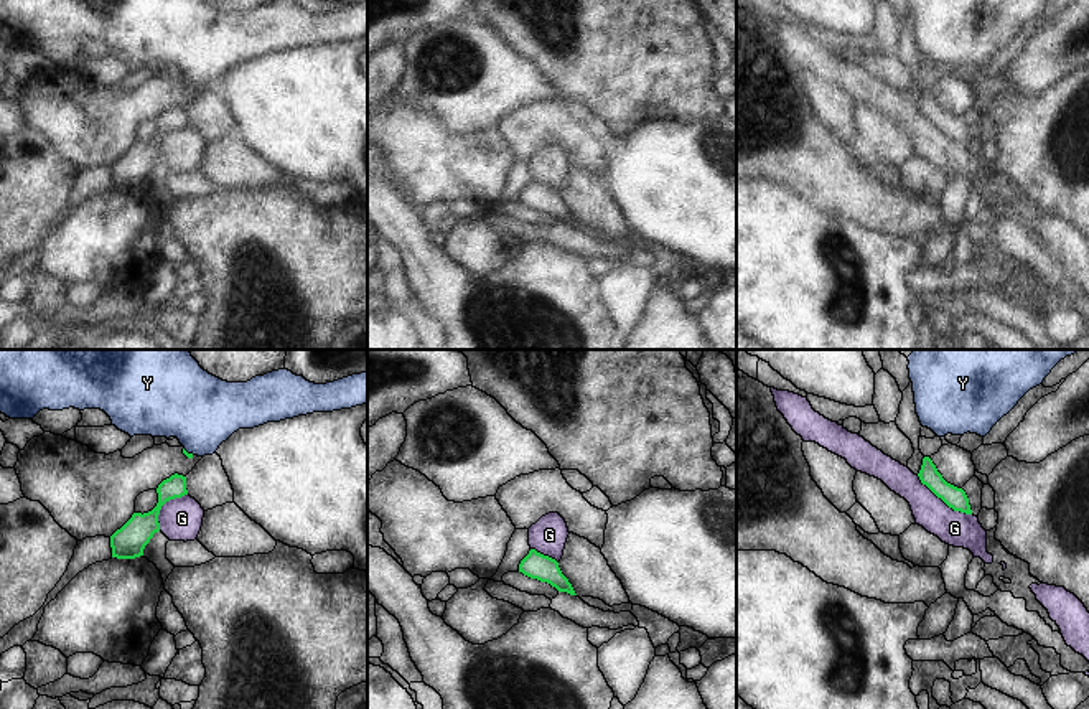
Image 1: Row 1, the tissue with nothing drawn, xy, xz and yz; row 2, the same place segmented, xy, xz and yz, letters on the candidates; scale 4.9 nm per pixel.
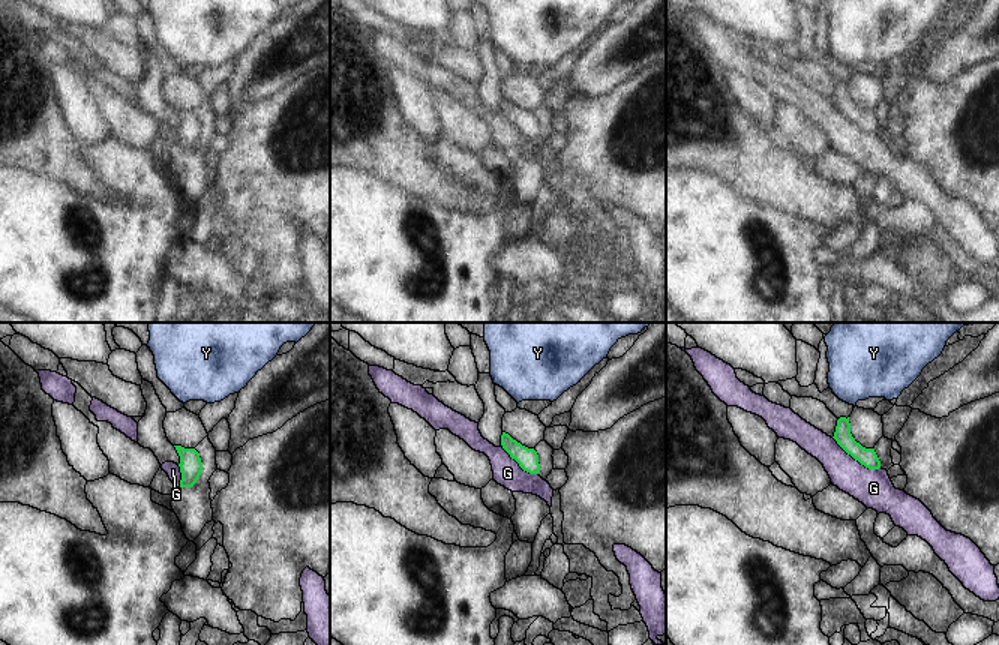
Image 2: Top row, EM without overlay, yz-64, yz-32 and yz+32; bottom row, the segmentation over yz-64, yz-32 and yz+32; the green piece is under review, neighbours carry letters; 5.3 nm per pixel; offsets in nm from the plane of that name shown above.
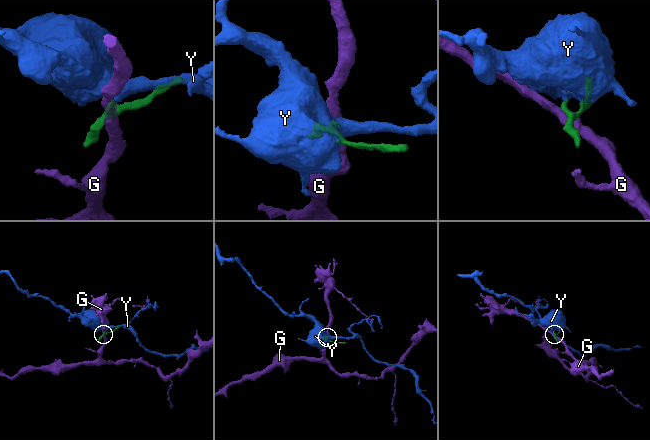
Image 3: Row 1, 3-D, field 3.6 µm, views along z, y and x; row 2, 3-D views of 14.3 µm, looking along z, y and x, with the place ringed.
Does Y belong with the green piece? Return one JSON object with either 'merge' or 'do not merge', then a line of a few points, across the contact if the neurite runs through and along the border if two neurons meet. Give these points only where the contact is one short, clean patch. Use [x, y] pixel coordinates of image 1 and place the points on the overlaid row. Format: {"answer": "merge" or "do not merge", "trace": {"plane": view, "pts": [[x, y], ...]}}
{"answer": "merge", "trace": {"plane": "xy", "pts": [[190, 455], [186, 452], [200, 436], [201, 411]]}}

